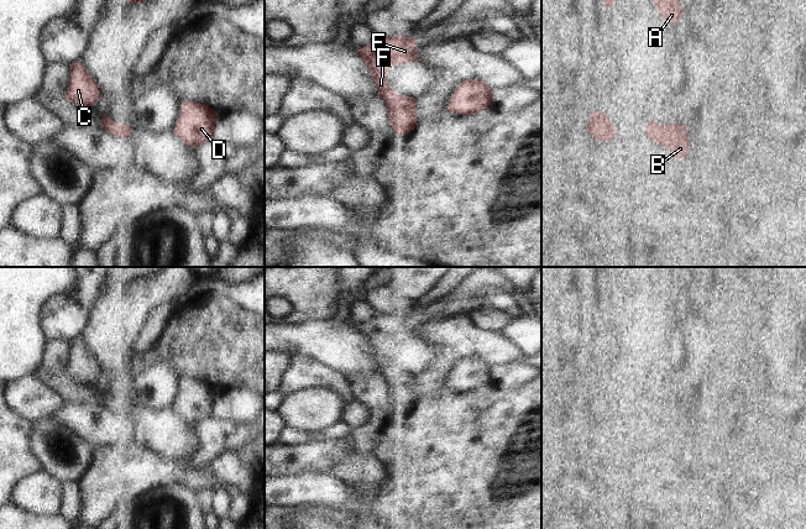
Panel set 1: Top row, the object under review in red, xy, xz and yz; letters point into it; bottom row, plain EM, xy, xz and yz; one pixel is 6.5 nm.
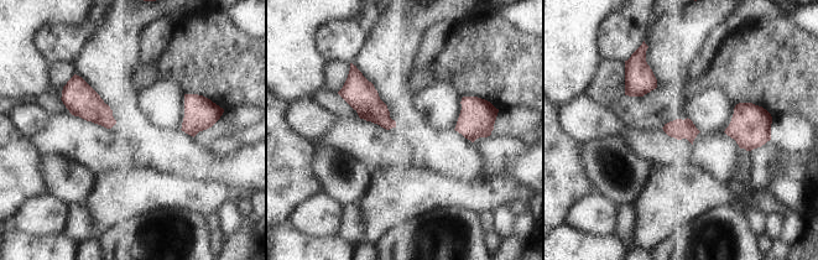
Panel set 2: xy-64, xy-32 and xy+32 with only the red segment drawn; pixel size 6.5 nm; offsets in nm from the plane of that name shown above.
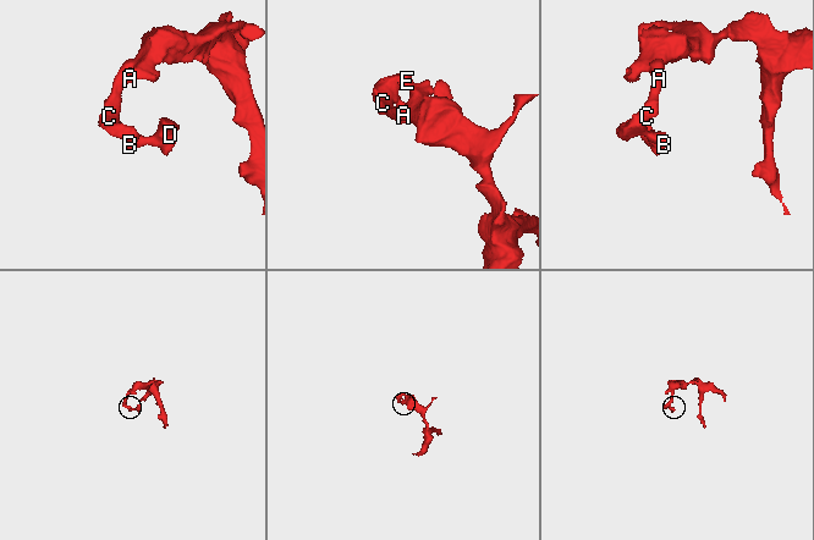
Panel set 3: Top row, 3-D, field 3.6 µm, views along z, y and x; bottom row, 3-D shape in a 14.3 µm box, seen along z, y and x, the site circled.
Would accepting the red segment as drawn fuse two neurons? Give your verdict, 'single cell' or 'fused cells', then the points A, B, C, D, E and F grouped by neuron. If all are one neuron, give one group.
single cell; groups A B C D E F

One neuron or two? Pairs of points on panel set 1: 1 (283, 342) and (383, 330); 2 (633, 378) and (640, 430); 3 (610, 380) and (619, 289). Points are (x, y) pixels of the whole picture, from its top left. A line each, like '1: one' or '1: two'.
1: two
2: two
3: two

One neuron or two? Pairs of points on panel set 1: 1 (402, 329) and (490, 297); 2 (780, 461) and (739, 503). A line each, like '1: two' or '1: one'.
1: two
2: two

